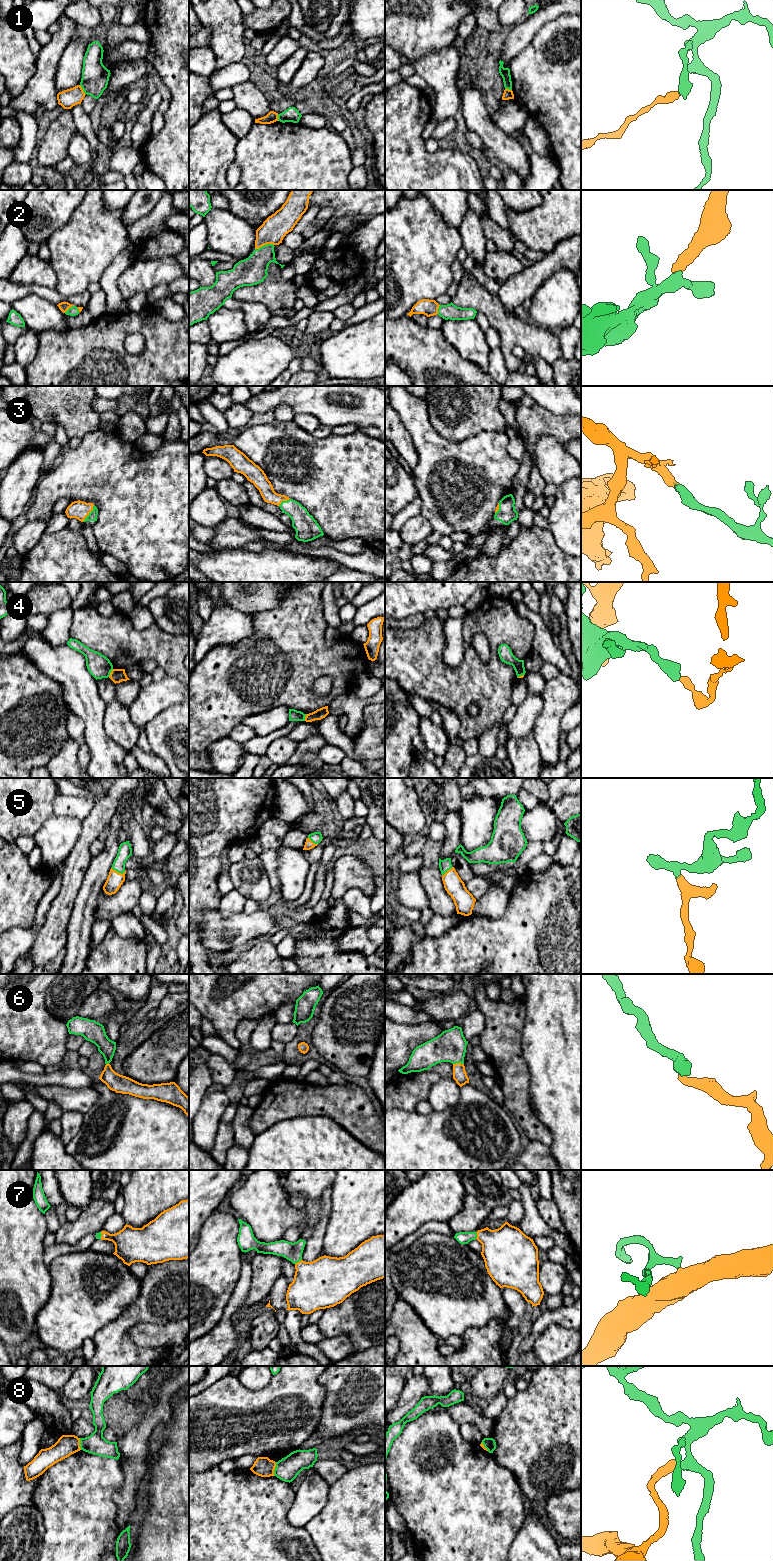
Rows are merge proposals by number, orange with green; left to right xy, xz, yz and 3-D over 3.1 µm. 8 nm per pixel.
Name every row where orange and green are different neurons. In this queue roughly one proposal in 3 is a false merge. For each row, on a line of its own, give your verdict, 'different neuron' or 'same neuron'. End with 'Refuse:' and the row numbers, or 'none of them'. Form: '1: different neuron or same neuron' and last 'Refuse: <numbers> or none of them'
1: different neuron
2: same neuron
3: same neuron
4: different neuron
5: same neuron
6: same neuron
7: same neuron
8: different neuron
Refuse: 1, 4, 8

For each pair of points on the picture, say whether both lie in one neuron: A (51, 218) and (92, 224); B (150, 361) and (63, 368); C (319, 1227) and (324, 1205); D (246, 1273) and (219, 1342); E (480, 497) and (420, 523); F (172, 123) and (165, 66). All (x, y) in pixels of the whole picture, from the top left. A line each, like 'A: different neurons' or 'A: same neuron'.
A: different neurons
B: same neuron
C: same neuron
D: same neuron
E: different neurons
F: same neuron

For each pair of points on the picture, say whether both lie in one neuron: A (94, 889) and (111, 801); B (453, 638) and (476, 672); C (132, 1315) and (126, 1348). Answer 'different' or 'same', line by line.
A: different
B: different
C: same

